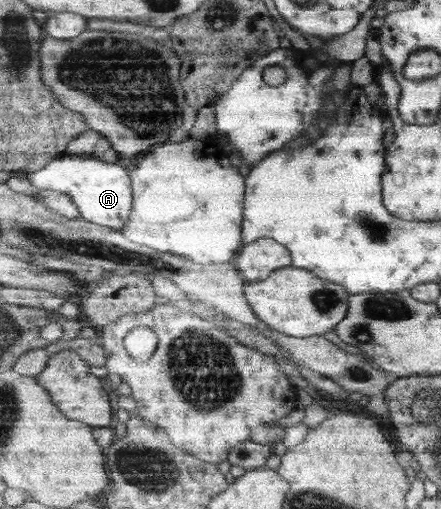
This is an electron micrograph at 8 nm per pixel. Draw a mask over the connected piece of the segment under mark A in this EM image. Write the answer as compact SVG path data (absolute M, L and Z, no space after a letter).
M66 153L43 170L28 173L27 177L40 190L60 190L70 194L80 206L83 217L98 225L122 231L132 218L132 210L135 209L135 188L131 167L126 162L110 163Z

